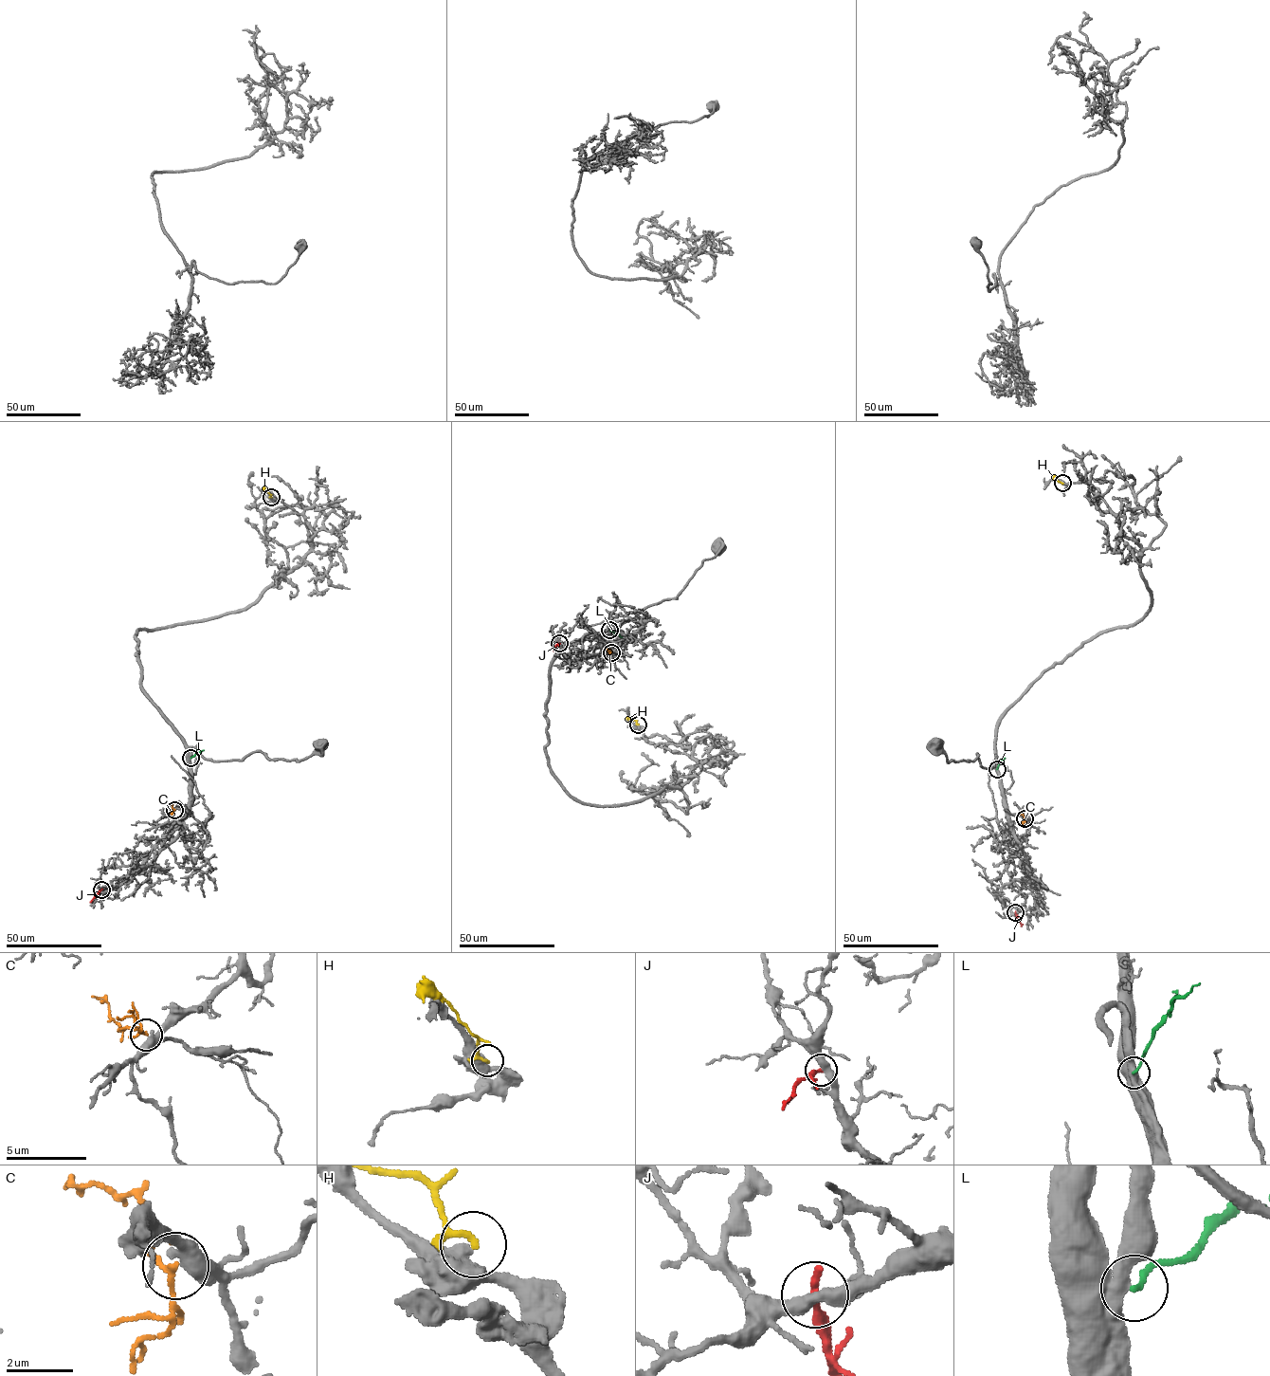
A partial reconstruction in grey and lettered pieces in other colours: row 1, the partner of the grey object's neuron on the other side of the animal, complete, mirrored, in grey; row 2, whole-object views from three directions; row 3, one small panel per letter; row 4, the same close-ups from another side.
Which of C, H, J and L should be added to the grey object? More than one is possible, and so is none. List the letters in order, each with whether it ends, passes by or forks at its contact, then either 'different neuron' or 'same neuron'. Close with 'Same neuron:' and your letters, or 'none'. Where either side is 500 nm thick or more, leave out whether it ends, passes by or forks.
C: it passes by; same neuron
H: different neuron
J: it ends; different neuron
L: it ends; different neuron
Same neuron: C

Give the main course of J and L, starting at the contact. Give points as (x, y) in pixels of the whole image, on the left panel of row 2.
J: (101, 889), (90, 902)
L: (190, 758), (204, 750)

